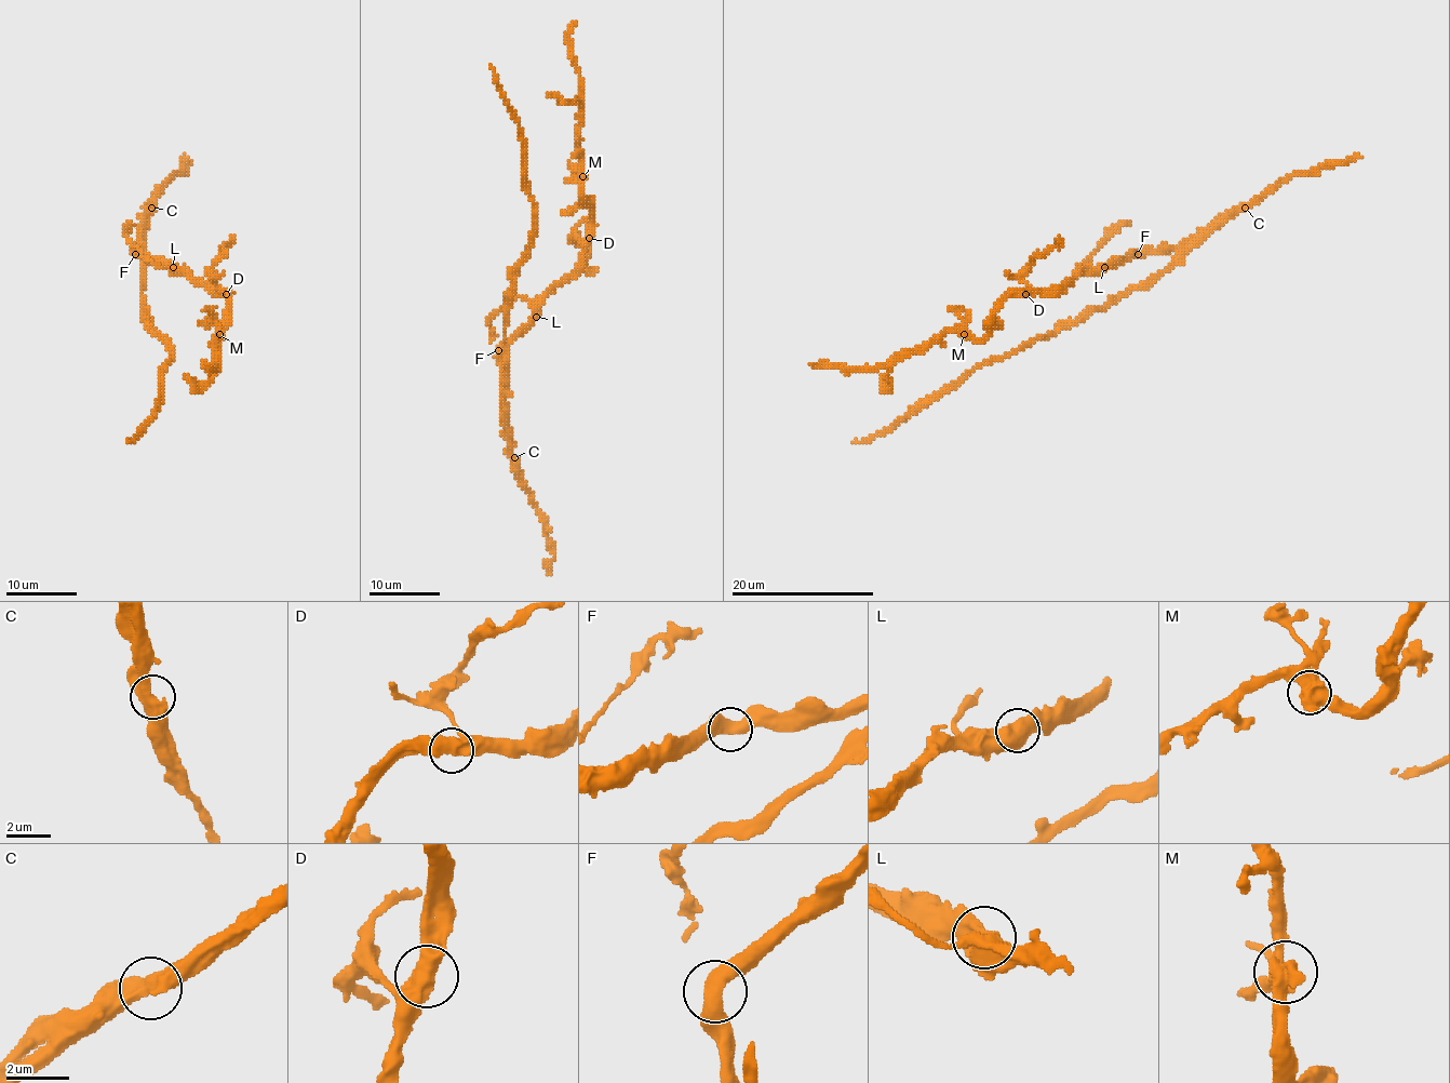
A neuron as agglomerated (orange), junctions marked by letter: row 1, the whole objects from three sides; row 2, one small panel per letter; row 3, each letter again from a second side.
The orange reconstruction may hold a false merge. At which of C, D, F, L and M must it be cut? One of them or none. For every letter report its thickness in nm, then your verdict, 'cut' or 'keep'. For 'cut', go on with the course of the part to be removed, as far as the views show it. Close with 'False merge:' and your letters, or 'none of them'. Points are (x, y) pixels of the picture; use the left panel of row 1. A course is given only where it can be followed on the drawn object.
C: 550 nm | cut | (151, 208), (143, 248), (143, 311), (171, 352), (171, 360), (162, 375), (155, 413), (129, 441)
D: 550 nm | keep
F: 550 nm | keep
L: 550 nm | keep
M: 650 nm | keep
False merge: C

